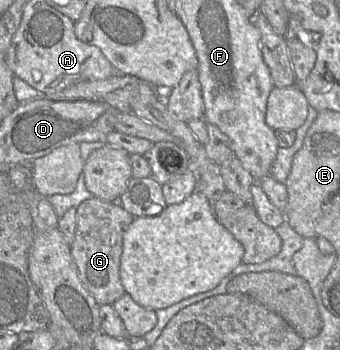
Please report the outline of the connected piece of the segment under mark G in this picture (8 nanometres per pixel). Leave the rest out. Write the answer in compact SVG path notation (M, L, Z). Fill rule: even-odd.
M98 198L87 199L76 208L76 230L70 251L83 286L100 306L112 305L126 293L120 278L120 260L124 233L134 219L122 206Z

